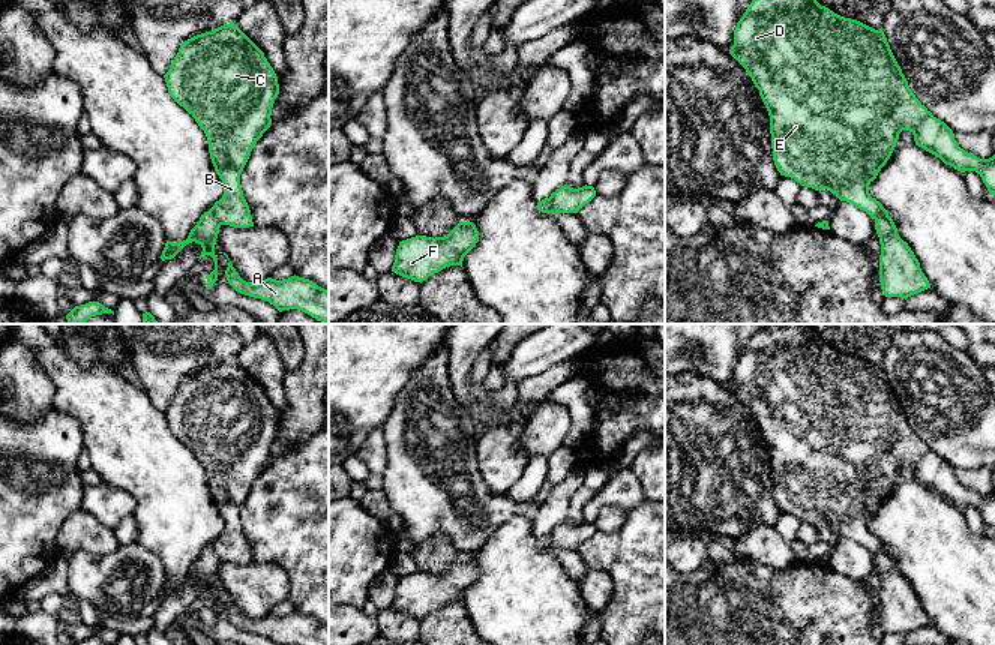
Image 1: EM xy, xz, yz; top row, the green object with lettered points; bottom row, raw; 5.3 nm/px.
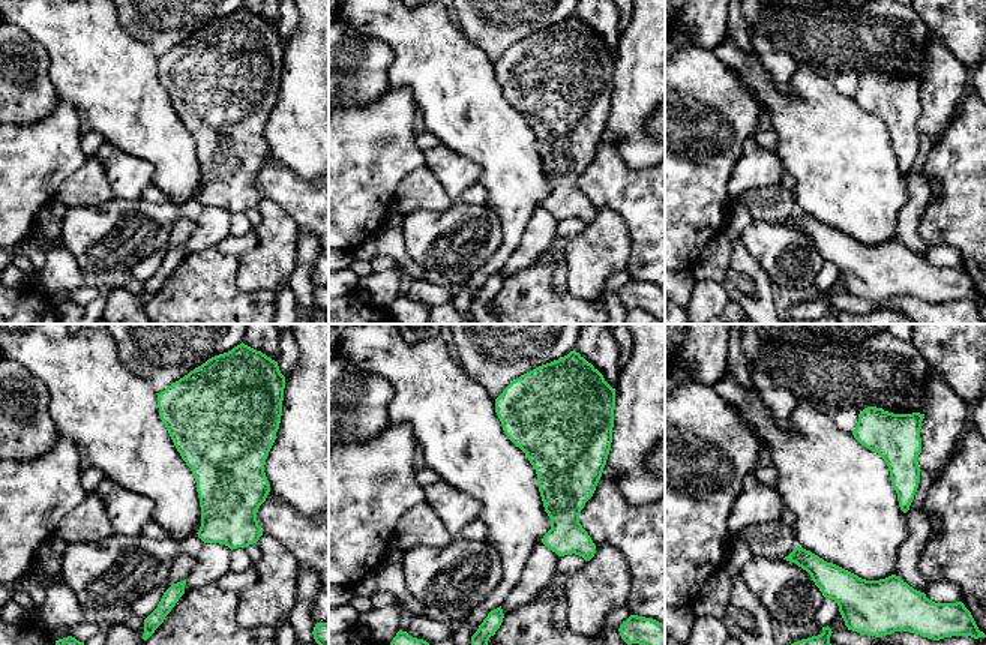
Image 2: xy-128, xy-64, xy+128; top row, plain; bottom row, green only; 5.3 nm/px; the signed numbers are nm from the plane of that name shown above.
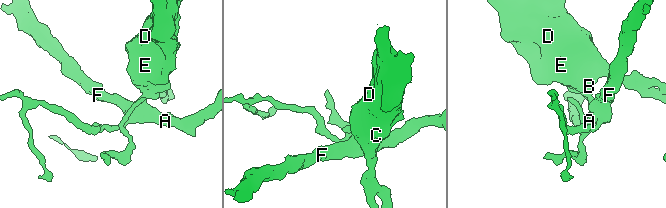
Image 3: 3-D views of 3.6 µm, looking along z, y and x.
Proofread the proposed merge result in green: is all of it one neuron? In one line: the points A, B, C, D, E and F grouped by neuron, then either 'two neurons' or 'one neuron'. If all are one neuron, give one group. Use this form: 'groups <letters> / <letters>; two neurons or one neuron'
groups A F / B C D E; two neurons

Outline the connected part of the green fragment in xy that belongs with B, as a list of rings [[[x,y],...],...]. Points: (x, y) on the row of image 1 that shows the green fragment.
[[[234,22],[224,24],[212,32],[185,40],[164,78],[170,96],[183,106],[204,130],[212,164],[225,186],[222,198],[215,202],[210,212],[219,225],[234,228],[254,226],[251,210],[240,186],[240,174],[257,141],[272,124],[272,108],[279,94],[278,76],[264,57],[264,52]]]

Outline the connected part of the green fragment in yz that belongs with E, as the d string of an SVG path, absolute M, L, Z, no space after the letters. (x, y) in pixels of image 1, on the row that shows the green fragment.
M752 0L737 22L729 54L746 69L768 111L773 160L780 176L815 190L827 189L872 219L888 218L882 204L870 196L869 184L890 159L899 134L909 130L918 147L960 172L975 171L995 195L995 154L980 159L959 147L953 130L909 88L882 28L875 30L857 20L840 16L816 0Z

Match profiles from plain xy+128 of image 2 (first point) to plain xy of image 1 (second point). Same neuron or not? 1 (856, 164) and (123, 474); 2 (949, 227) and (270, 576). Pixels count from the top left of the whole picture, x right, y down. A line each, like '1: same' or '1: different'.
1: same
2: different

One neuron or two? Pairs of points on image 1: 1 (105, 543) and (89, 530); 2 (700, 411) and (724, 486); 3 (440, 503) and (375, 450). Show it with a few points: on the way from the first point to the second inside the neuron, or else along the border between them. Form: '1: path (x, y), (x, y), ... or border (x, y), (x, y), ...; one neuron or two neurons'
1: path (101, 540), (93, 534); one neuron
2: path (700, 429), (700, 462), (706, 468); one neuron
3: border (380, 429), (386, 443), (386, 468), (381, 474); two neurons

